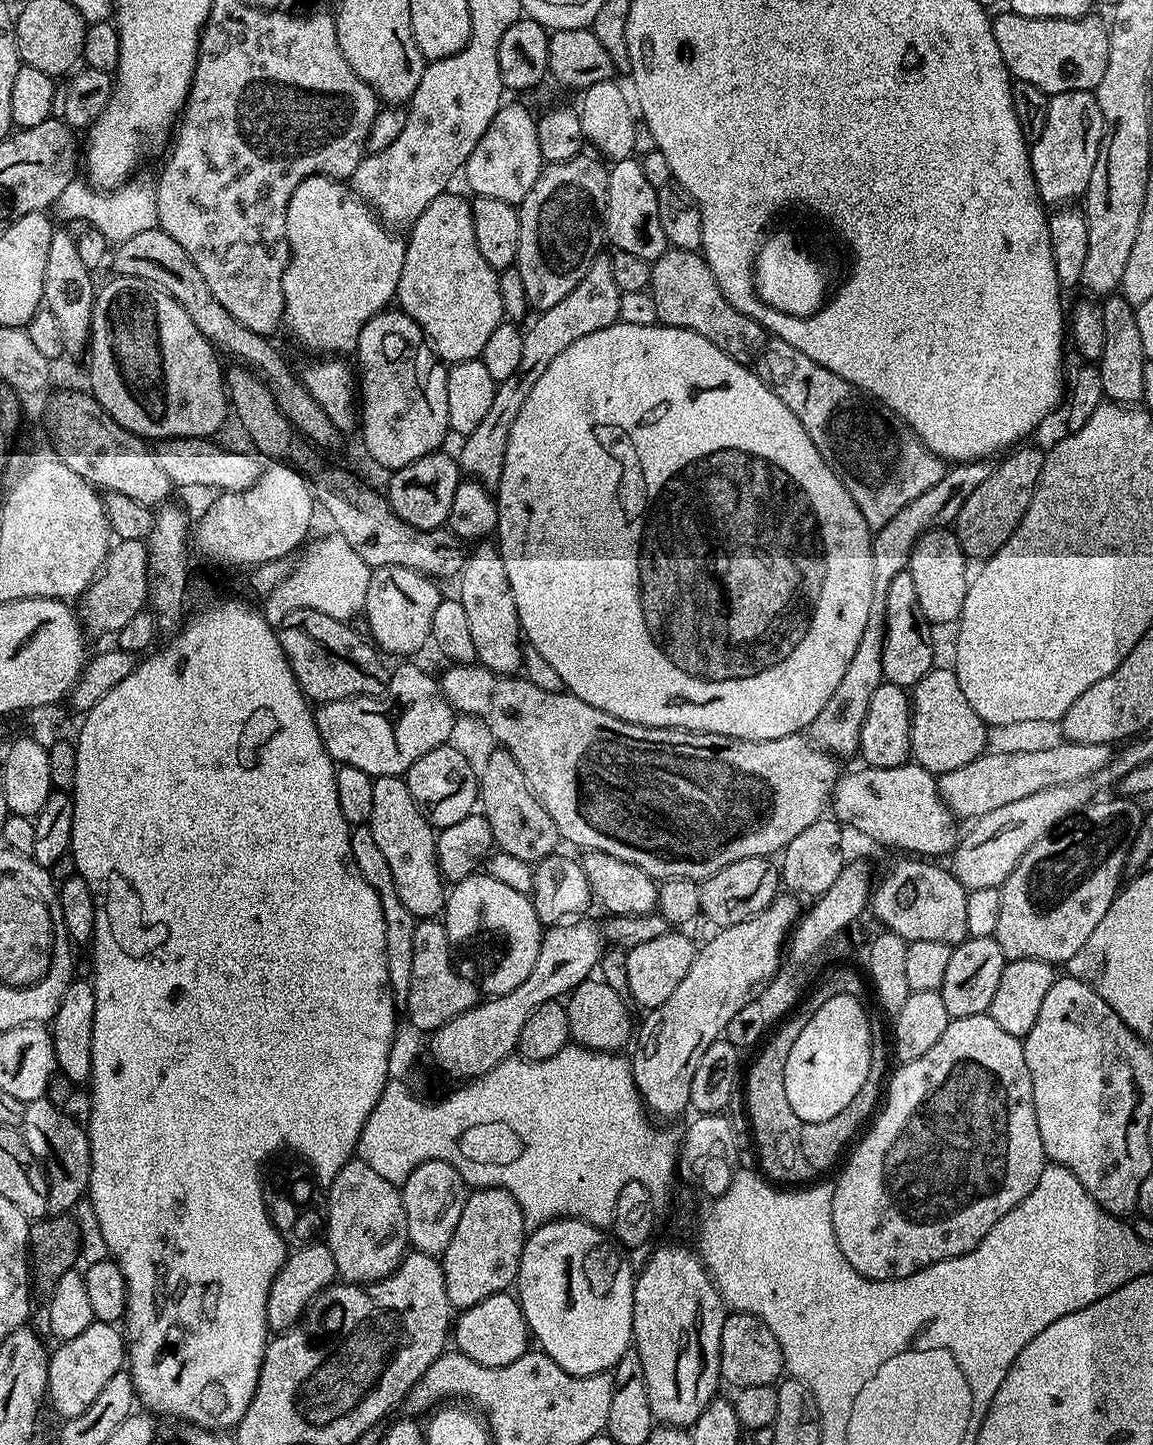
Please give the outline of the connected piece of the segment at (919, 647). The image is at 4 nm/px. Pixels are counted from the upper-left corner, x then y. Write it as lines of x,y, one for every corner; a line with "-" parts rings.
907,570
902,571
898,574
898,578
894,578
890,582
890,590
886,590
882,670
887,683
897,684
905,690
911,689
934,667
932,644
928,641
927,630
929,631
918,606
918,594
914,590
914,578
910,578

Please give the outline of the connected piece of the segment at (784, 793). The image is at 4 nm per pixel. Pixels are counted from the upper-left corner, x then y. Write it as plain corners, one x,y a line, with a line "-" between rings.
479,662
448,666
444,677
439,677
438,683
444,697
457,713
484,720
495,743
506,749
514,758
514,762
518,762
518,766
522,766
526,782
531,786
533,794
542,802
546,814
550,814
554,826
560,831
561,841
569,840
570,843
577,844
580,850
614,854
614,858
622,858
622,862
638,866
648,876
660,882
674,878
702,882
706,877
722,870
722,866
730,866
730,862
742,862
742,858
755,856
772,858
775,857
775,852
776,855
783,853
787,844
798,838
798,834
802,834
802,830
806,830
810,822
825,815
832,799
832,788
842,775
842,768
836,765
839,764
837,757
831,752
824,751
804,734
783,736
773,740
743,740
713,732
688,732
684,728
647,728
644,724
631,724
619,720
617,716
606,714
567,691
542,690
527,678
521,678
516,674
503,676
482,667

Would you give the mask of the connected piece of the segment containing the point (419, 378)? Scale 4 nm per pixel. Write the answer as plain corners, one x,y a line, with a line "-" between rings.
385,310
379,312
366,326
362,326
362,334
356,343
354,353
355,359
360,359
360,372
358,368
358,432
364,435
364,448
368,451
368,456
376,464
381,464
387,470
395,470
402,466
410,466
410,462
418,462
418,458
429,456
431,452
437,451
444,440
444,435
449,435
448,411
446,410
446,378
448,377
448,368
438,359
435,352
432,351
431,344
424,338
424,331
410,318
399,310

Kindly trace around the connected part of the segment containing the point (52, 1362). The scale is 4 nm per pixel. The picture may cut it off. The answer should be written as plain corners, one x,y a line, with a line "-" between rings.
93,1322
78,1334
78,1338
70,1338
59,1345
60,1349
54,1351
48,1357
48,1389
47,1399
51,1402
54,1411
60,1415
60,1418
69,1420
78,1414
82,1414
98,1398
102,1386
114,1378
116,1372
121,1371
126,1364
126,1336
116,1324
101,1324

